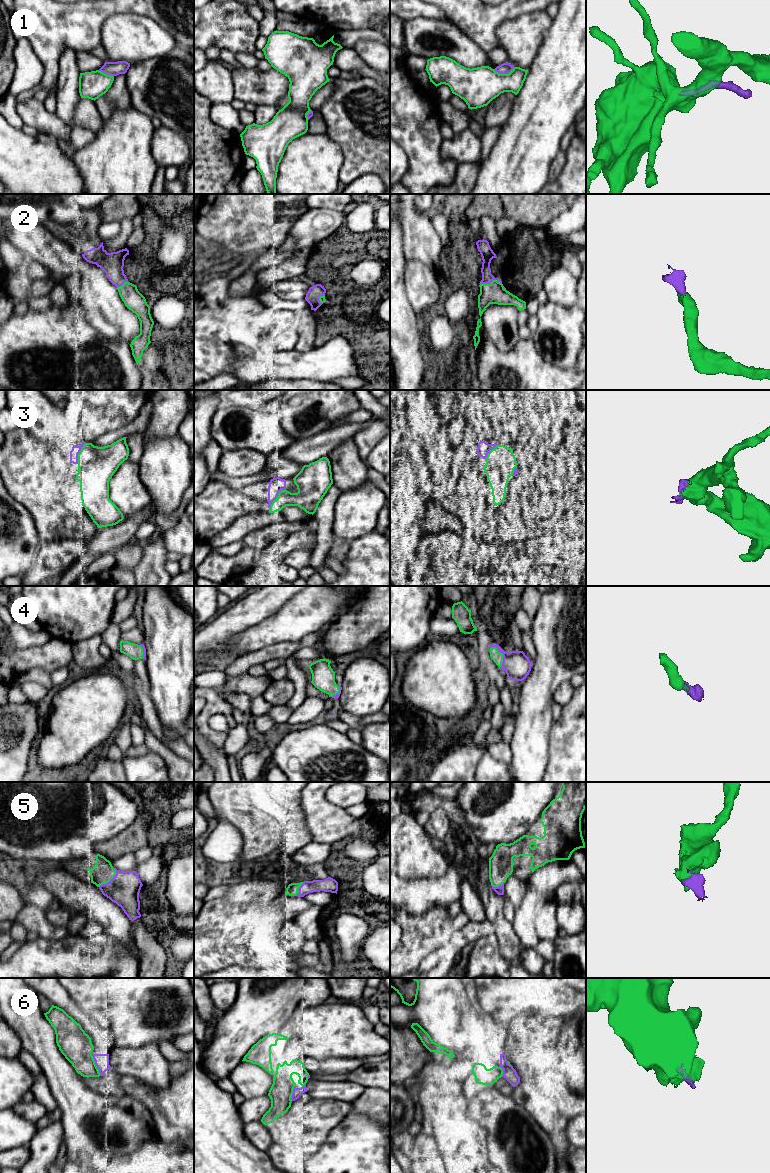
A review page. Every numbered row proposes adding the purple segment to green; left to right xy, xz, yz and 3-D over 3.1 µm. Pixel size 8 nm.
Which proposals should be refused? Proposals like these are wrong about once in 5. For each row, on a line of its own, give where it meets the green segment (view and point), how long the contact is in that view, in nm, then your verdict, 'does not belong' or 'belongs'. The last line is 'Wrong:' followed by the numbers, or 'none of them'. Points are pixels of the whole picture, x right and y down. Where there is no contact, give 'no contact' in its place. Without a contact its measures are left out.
1: contact yz (503, 74); length 180 nm; does not belong
2: contact yz (491, 282); length 180 nm; belongs
3: contact xz (277, 497); length 200 nm; belongs
4: contact yz (502, 656); length 190 nm; belongs
5: contact xy (110, 879); length 200 nm; belongs
6: contact xy (96, 1066); length 170 nm; belongs
Wrong: 1

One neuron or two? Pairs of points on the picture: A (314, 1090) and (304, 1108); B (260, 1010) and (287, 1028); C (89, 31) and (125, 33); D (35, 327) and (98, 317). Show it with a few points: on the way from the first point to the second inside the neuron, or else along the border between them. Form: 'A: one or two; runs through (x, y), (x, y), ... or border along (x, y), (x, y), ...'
A: two; border along (311, 1097), (334, 1100)
B: two; border along (290, 1017), (276, 1032)
C: two; border along (115, 14), (104, 22), (100, 44)
D: two; border along (79, 304), (83, 310), (84, 317), (102, 335)

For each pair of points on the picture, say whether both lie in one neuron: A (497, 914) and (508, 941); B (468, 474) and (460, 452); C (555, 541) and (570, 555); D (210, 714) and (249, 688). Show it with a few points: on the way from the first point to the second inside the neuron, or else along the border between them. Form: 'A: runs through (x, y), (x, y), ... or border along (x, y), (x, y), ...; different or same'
A: runs through (498, 921), (505, 934); same
B: border along (472, 462), (463, 462), (457, 468), (445, 473); different
C: runs through (560, 541), (570, 550); same
D: runs through (216, 702), (229, 687), (237, 687); same

